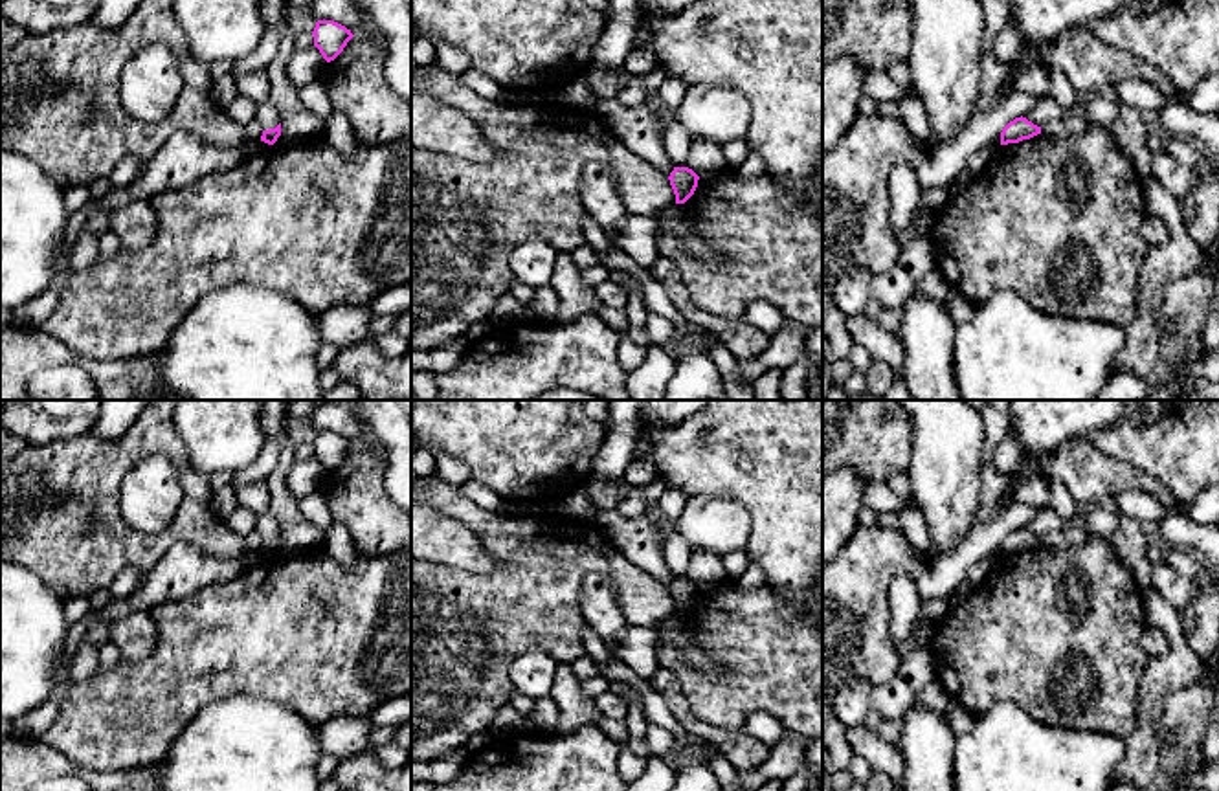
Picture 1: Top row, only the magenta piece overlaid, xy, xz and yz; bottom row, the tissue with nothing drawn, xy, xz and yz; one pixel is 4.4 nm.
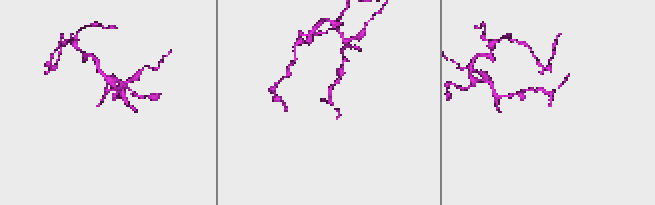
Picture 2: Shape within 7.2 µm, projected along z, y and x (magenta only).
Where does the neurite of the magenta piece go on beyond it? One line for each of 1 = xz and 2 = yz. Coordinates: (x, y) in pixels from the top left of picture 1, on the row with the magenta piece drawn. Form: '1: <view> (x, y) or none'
1: none
2: none

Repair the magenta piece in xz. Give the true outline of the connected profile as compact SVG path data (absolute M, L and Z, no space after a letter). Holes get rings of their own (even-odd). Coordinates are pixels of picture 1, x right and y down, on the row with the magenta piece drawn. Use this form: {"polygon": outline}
{"polygon": "M674 167L668 176L676 204L685 204L696 191L699 176L688 167Z"}

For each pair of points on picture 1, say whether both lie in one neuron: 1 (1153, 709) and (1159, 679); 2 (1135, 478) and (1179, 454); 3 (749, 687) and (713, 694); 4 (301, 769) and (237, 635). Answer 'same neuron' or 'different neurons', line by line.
1: same neuron
2: different neurons
3: same neuron
4: different neurons

